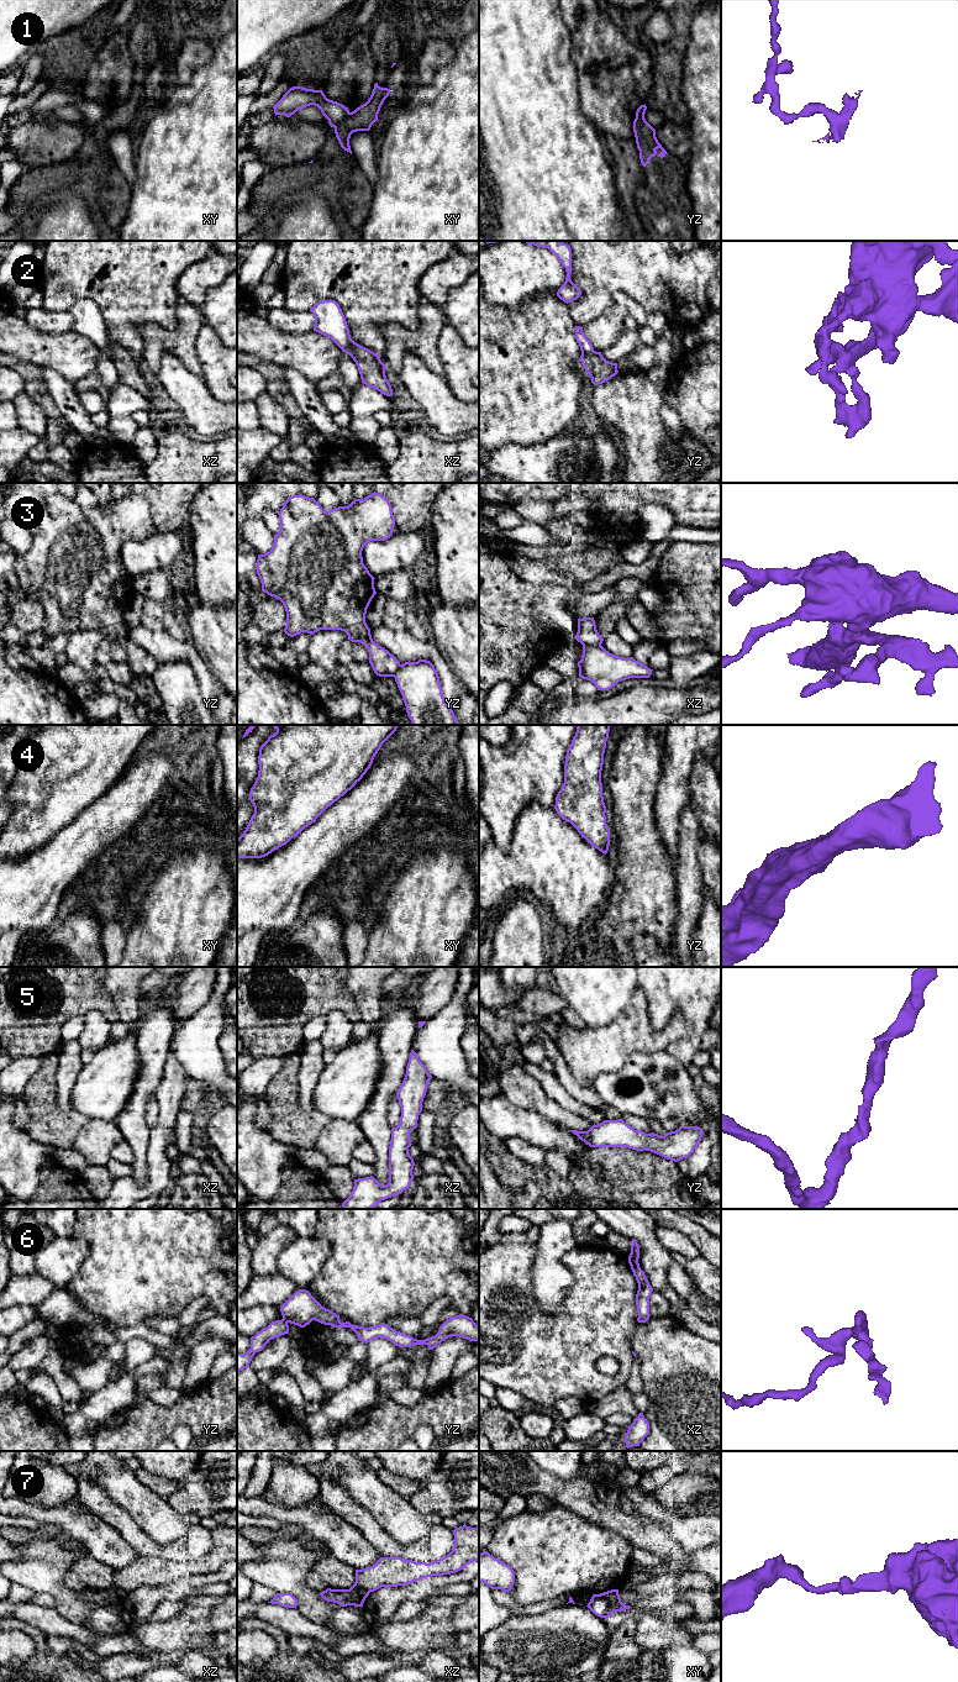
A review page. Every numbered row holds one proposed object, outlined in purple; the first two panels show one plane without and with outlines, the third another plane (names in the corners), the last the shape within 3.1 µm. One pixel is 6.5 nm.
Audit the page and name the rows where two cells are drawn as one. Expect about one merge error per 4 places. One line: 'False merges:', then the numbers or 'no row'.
False merges: 1, 2, 3, 6, 7

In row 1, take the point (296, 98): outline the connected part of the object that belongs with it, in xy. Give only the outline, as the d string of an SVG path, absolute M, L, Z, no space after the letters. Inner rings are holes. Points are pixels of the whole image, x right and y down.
M302 86L290 88L273 109L275 116L284 115L290 117L298 110L310 105L315 105L321 110L331 127L335 127L349 115L348 107L327 99L322 90L306 89Z

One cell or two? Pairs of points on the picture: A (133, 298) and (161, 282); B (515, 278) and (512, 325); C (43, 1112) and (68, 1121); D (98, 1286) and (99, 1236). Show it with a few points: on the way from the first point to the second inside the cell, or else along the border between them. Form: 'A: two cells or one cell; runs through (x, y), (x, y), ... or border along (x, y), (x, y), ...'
A: one cell; runs through (140, 292), (149, 282), (154, 282)
B: two cells; border along (540, 295), (528, 295), (515, 308), (491, 304)
C: one cell; runs through (49, 1118), (53, 1121), (62, 1121)
D: one cell; runs through (98, 1273), (99, 1249)

